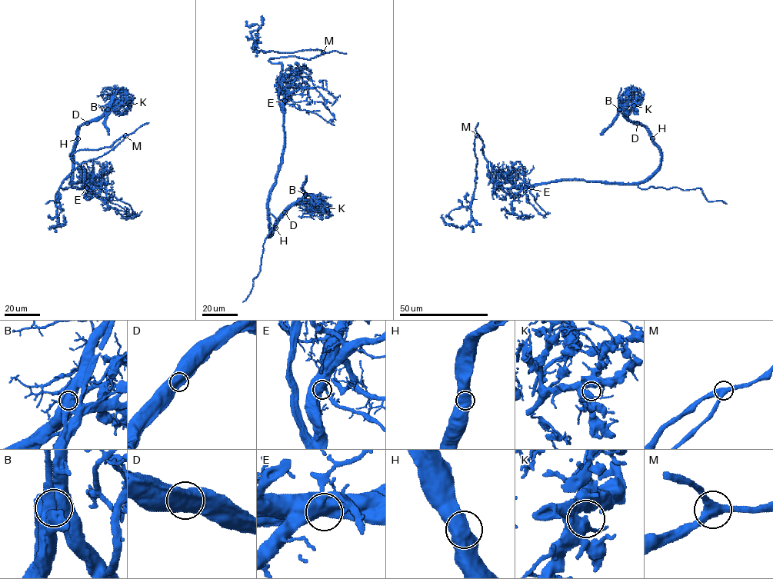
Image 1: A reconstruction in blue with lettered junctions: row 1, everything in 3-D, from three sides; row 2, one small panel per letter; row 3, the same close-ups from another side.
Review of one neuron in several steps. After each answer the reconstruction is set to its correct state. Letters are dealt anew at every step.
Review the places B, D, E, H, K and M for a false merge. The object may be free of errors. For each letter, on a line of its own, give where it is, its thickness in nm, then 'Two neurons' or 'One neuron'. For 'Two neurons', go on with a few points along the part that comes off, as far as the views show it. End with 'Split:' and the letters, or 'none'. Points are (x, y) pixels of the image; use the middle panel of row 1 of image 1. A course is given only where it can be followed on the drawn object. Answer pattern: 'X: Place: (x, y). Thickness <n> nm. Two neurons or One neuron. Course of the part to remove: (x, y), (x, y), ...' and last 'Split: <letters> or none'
B: Place: (305, 194). Thickness 700 nm. Two neurons. Course of the part to remove: (305, 194), (310, 194), (318, 199), (321, 219), (318, 217)
D: Place: (284, 212). Thickness 750 nm. One neuron
E: Place: (284, 101). Thickness 600 nm. One neuron
H: Place: (275, 227). Thickness 750 nm. One neuron
K: Place: (327, 209). Thickness 400 nm. One neuron
M: Place: (323, 52). Thickness 480 nm. One neuron
Split: B

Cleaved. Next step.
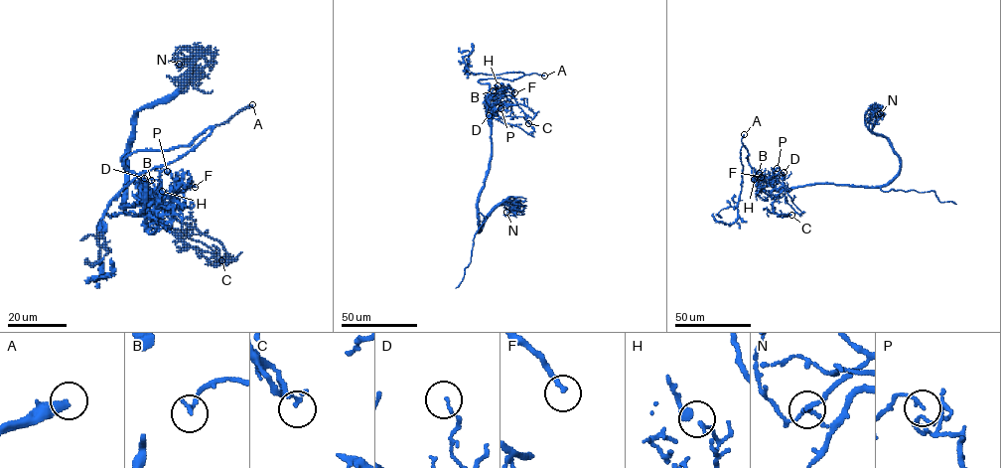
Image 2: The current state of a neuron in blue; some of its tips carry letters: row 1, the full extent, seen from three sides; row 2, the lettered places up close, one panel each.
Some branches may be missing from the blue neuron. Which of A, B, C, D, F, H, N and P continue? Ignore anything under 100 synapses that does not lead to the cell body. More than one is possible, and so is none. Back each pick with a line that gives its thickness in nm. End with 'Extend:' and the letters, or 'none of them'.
A: calibre 420 nm
Extend: A

